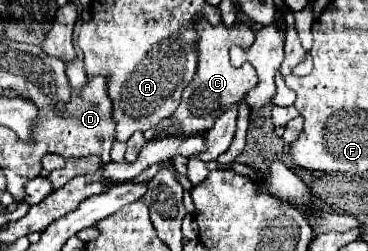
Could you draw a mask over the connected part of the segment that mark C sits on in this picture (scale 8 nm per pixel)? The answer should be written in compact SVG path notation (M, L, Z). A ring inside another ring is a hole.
M198 18L196 20L196 32L198 32L198 42L196 42L196 52L198 52L198 68L194 74L194 80L184 88L182 102L178 110L174 112L174 120L180 122L182 130L186 134L200 132L206 128L214 126L214 120L234 104L234 100L242 100L250 88L258 84L258 76L254 72L254 66L240 66L234 68L228 62L228 50L234 44L252 44L254 42L254 30L248 24L234 24L234 26L224 26L222 22L218 26L212 26L208 20Z

